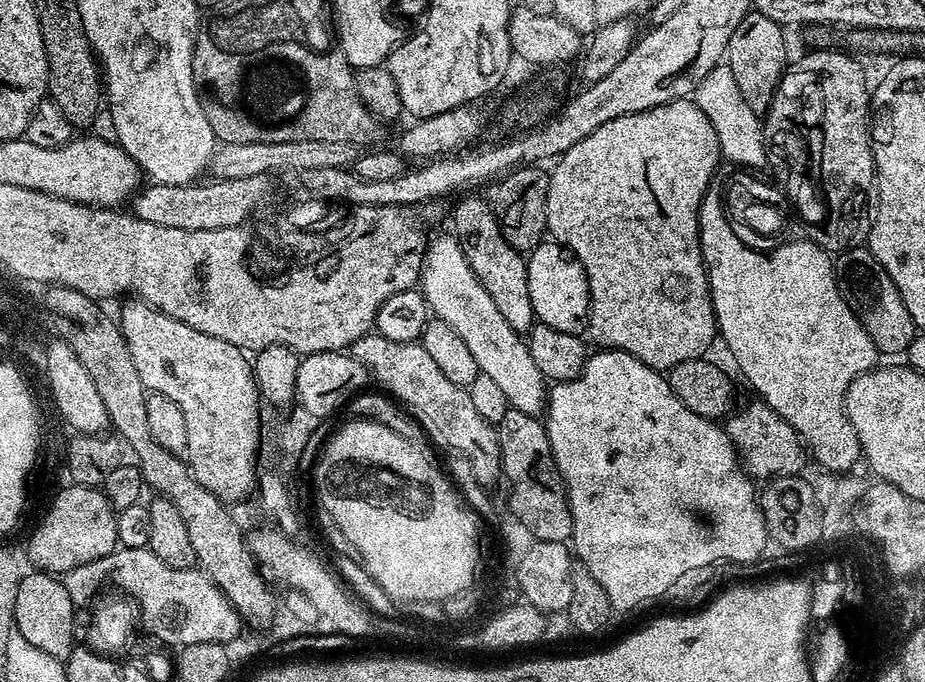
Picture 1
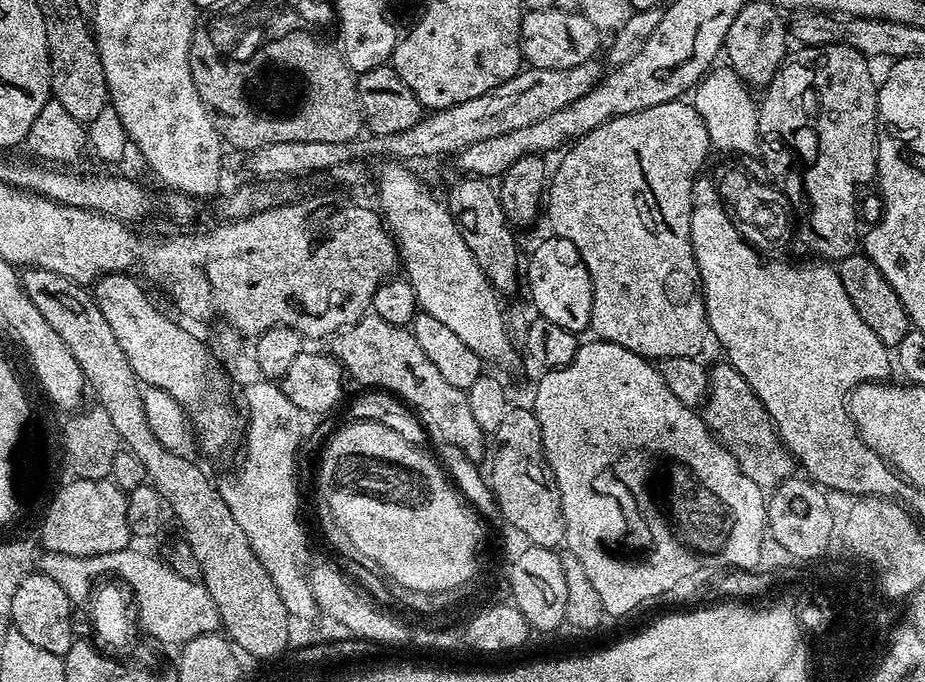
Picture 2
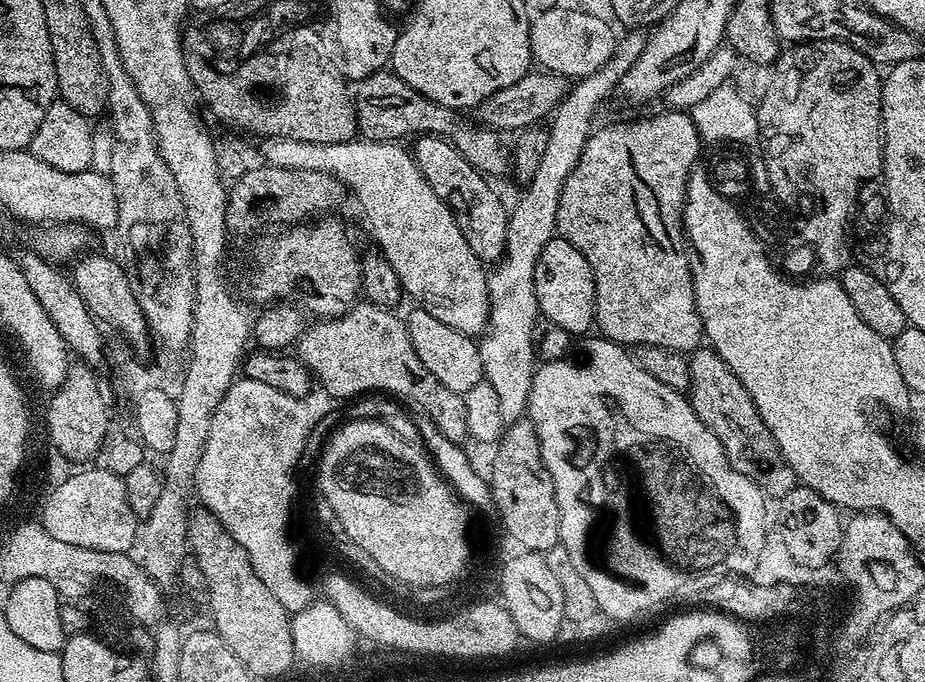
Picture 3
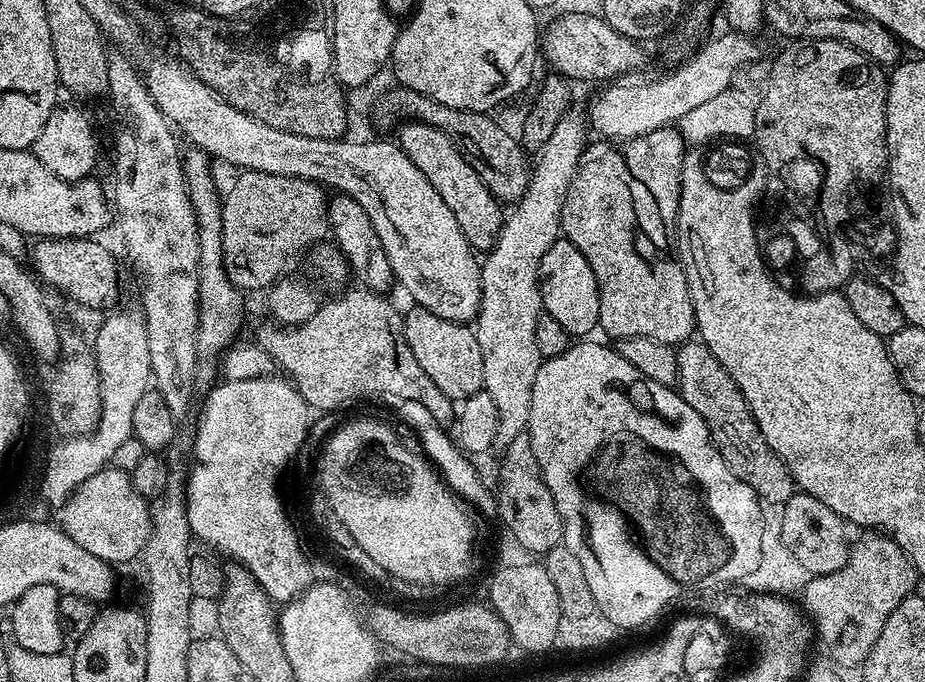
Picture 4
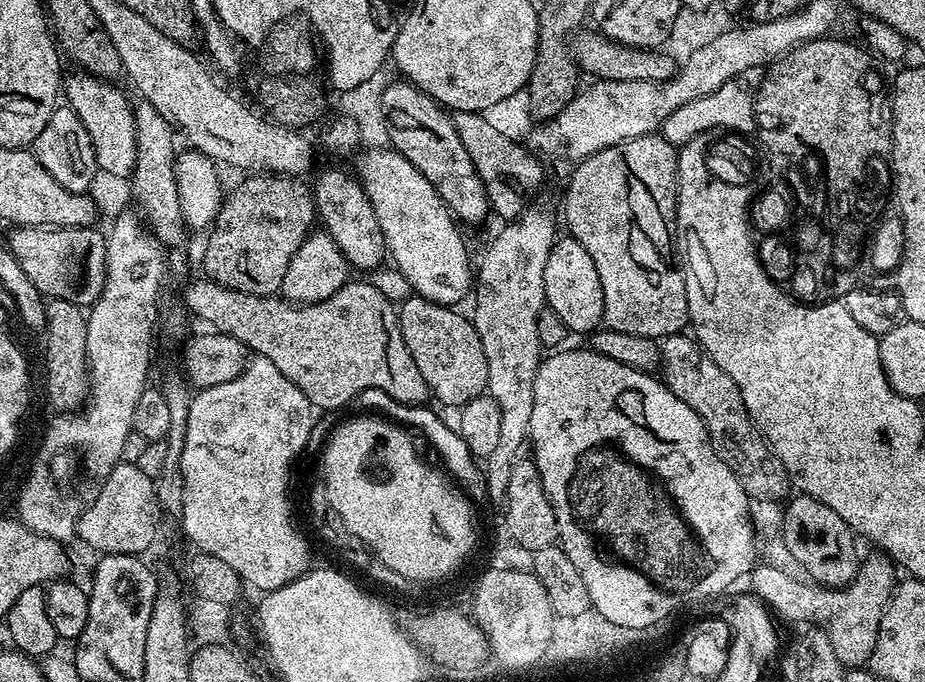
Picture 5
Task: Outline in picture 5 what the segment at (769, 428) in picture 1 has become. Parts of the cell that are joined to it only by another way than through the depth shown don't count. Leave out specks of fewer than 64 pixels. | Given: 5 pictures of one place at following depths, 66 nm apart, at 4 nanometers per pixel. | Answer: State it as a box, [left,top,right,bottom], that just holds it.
[659,335,790,501]

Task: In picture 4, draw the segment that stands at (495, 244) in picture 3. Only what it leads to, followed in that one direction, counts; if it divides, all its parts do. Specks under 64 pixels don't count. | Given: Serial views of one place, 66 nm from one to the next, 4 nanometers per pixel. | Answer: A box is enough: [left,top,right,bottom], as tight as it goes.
[398,122,505,249]

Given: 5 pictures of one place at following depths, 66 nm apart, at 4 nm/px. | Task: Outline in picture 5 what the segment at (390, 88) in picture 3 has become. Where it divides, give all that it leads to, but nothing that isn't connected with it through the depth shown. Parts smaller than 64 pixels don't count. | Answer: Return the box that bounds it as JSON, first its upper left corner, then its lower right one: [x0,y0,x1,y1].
[452,112,544,222]

